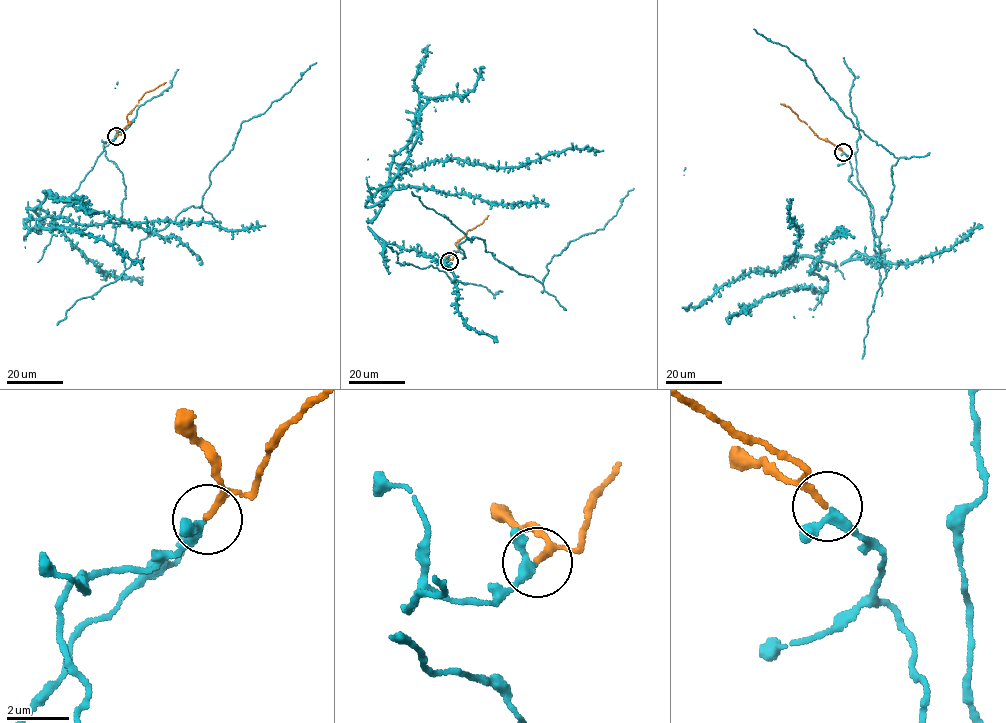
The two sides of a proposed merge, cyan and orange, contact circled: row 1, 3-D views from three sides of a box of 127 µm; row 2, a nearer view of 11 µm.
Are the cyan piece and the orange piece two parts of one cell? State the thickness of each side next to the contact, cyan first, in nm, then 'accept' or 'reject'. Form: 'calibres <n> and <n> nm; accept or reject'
calibres 280 and 200 nm; accept

